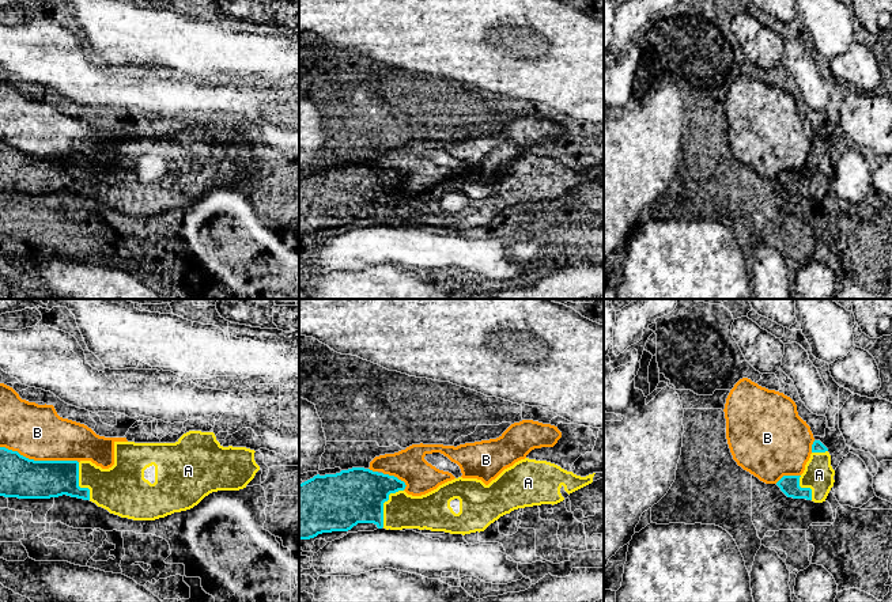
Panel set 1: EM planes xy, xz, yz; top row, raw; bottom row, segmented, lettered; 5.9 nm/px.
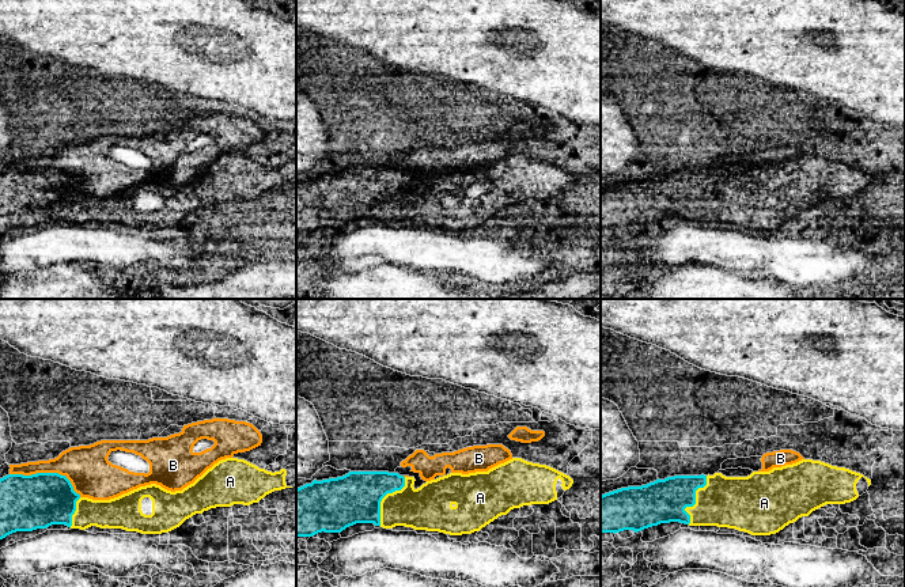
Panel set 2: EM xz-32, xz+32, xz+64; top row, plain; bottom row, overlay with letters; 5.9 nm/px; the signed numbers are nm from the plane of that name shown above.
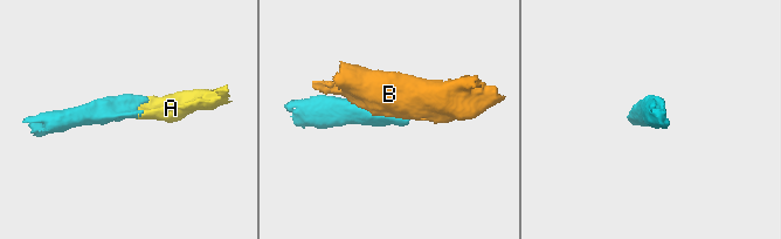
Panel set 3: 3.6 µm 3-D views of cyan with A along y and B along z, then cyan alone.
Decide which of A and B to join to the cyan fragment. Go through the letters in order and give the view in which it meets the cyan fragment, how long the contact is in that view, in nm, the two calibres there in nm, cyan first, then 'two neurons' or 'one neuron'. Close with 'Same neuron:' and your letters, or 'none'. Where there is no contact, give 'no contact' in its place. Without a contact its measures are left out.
A: xz | 260 nm | 320/200 nm | one neuron
B: xy | 480 nm | 240/320 nm | two neurons
Same neuron: A

